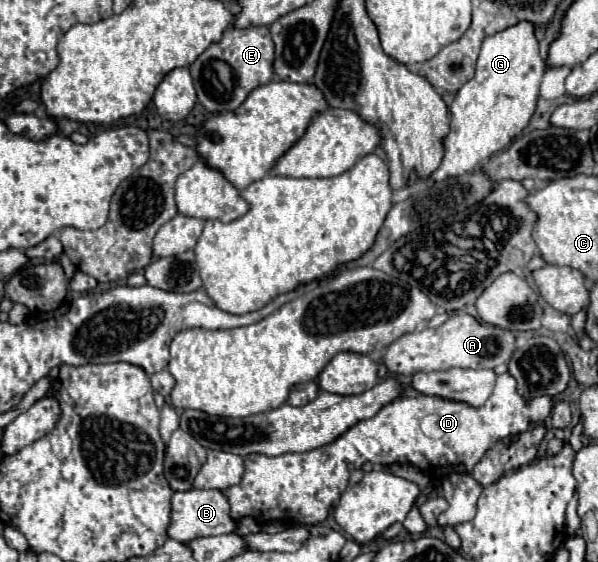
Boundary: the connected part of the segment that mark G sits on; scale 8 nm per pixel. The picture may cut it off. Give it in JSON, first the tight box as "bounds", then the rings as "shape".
{"bounds":[428,23,546,181],"shape":[[[518,23],[498,35],[486,37],[482,43],[474,77],[456,93],[456,99],[450,107],[450,133],[442,139],[444,159],[428,179],[444,181],[448,177],[472,173],[480,161],[506,149],[522,133],[522,129],[528,125],[536,109],[536,95],[544,71],[546,71],[546,63],[538,55],[538,41],[534,37],[534,27],[530,27],[530,23]]]}

